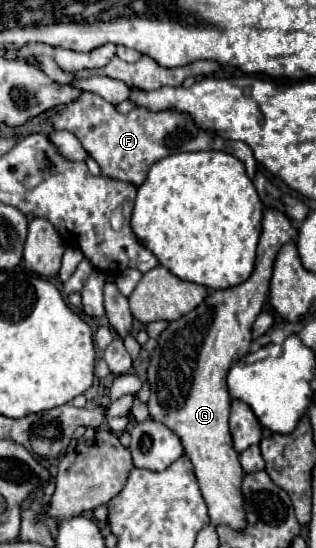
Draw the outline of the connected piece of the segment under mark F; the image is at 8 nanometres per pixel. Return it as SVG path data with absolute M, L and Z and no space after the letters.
M82 91L80 97L68 105L64 105L58 113L48 117L48 123L54 129L66 129L78 137L82 147L88 151L88 155L100 165L106 177L132 183L140 187L144 179L148 177L150 167L176 153L184 151L210 151L220 149L234 157L238 157L246 165L246 173L252 179L256 175L256 159L252 149L242 141L226 141L222 137L216 137L214 131L200 129L188 113L176 111L176 109L164 109L164 111L150 111L146 107L134 107L130 113L118 113L112 103L102 99L96 93Z

